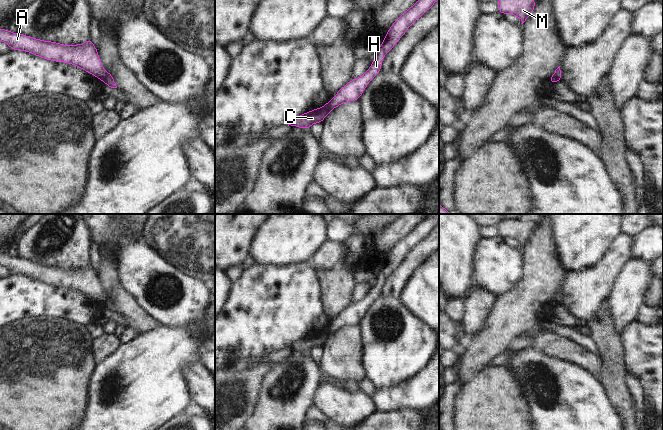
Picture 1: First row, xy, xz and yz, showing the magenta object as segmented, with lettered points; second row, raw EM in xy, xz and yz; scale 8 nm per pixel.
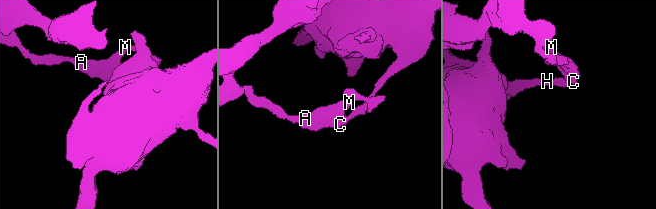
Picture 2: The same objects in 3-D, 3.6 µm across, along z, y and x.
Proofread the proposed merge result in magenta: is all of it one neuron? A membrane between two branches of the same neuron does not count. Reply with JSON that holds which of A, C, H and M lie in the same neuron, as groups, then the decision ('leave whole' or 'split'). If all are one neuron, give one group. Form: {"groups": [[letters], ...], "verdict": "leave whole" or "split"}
{"groups": [["A", "C", "M"], ["H"]], "verdict": "split"}

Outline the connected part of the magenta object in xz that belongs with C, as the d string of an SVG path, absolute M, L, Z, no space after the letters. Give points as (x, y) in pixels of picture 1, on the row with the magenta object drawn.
M324 105L320 108L311 110L305 114L301 114L298 117L293 118L289 124L294 127L300 127L304 129L310 129L313 123L322 123L324 118L330 113L328 105Z

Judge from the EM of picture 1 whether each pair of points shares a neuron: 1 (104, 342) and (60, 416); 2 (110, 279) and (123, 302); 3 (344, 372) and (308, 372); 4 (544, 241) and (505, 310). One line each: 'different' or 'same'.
1: different
2: different
3: different
4: same

